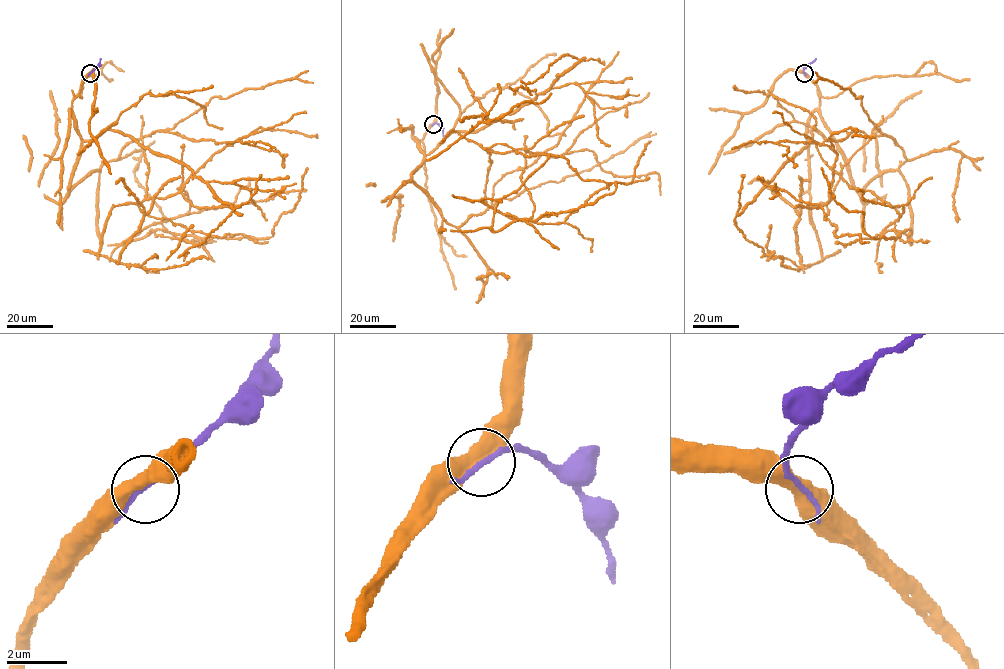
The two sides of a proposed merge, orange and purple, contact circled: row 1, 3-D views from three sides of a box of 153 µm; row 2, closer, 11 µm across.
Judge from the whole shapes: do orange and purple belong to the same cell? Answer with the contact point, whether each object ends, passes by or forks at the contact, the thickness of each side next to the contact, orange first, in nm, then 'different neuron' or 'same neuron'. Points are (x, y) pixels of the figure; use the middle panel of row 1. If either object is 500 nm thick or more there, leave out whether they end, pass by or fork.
place (433, 124); orange passes by; purple passes by; calibres 480 and 150 nm; same neuron

